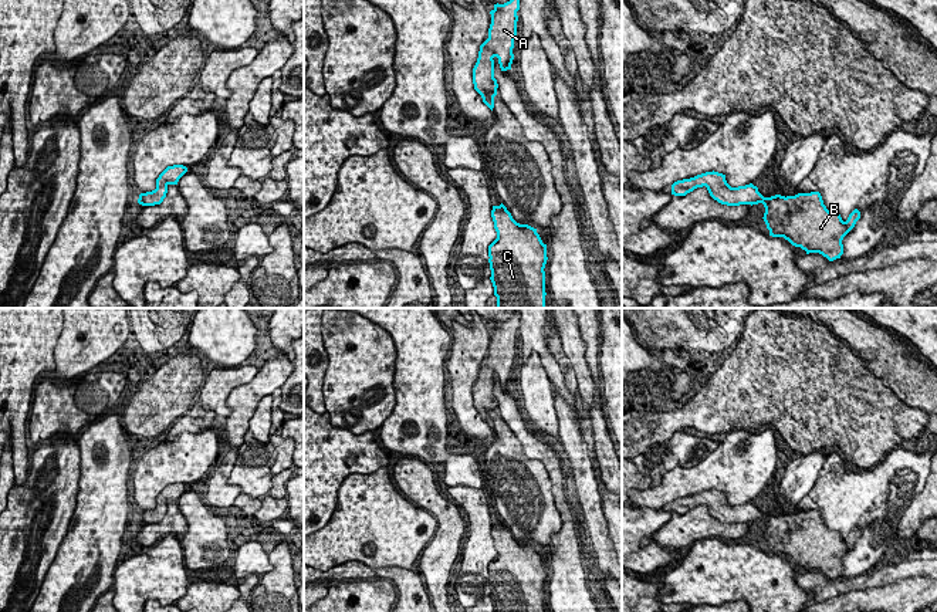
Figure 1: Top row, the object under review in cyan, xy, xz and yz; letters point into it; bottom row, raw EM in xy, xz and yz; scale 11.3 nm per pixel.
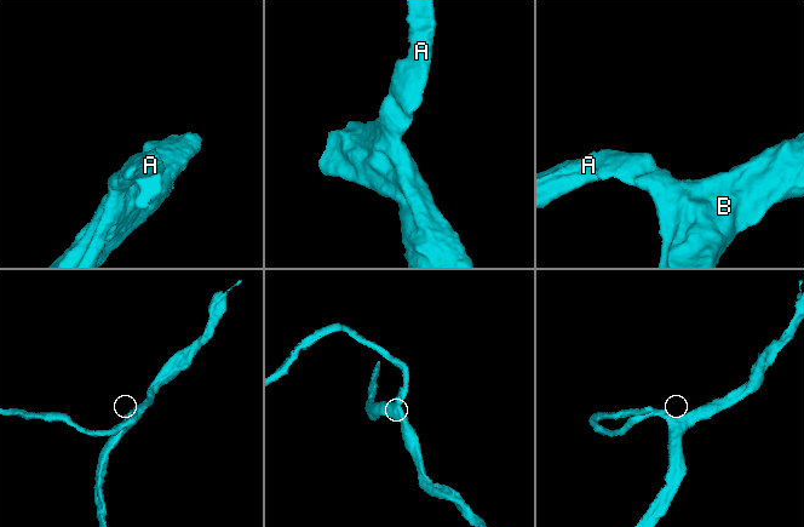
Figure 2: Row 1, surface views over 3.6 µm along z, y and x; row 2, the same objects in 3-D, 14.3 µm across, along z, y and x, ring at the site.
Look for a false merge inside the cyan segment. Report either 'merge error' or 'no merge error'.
no merge error

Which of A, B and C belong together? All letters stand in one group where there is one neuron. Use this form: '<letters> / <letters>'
A B C

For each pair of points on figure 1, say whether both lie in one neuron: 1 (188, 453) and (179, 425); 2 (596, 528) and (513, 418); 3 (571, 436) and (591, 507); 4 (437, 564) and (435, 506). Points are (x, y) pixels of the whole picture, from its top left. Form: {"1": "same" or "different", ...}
{"1": "different", "2": "different", "3": "same", "4": "same"}

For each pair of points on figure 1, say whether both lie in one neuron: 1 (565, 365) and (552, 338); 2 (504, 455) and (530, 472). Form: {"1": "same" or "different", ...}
{"1": "same", "2": "same"}

